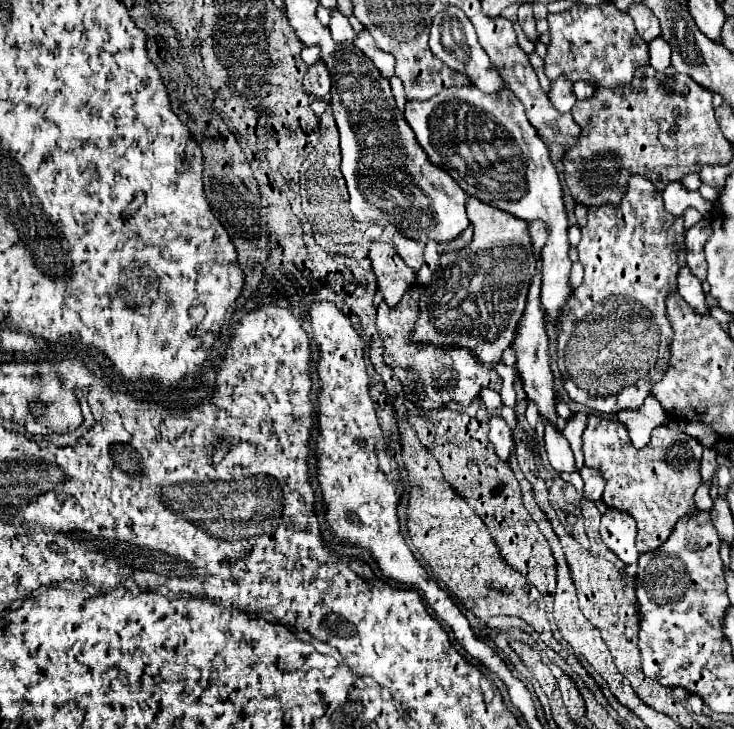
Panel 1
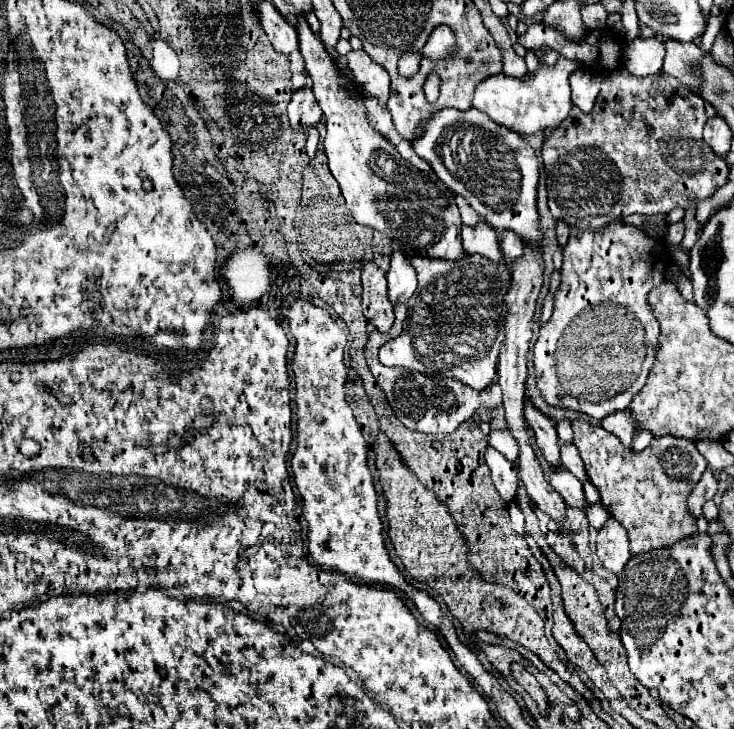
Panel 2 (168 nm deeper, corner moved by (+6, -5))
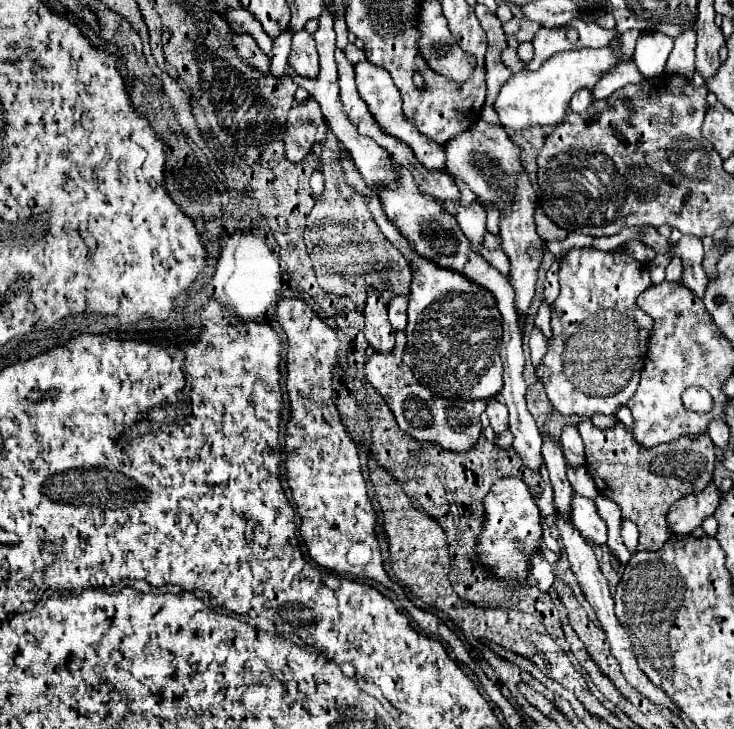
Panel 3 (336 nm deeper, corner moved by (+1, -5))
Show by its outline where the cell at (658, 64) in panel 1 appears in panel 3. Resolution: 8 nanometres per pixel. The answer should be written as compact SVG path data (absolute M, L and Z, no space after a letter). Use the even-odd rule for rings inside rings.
M641 32L637 38L633 62L645 78L653 78L663 74L671 50L673 40L669 40L669 36L661 36L661 32Z

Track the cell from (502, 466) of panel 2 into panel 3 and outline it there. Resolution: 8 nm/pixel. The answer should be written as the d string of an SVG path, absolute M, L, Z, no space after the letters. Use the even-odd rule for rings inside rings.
M517 476L497 480L485 496L485 526L479 536L477 556L499 578L525 578L531 550L541 546L541 518L527 484Z

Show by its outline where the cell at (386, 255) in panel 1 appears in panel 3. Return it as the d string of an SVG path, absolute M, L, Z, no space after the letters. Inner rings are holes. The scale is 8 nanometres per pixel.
M373 286L367 290L367 306L363 314L365 314L365 338L369 346L373 346L379 352L389 352L395 344L395 332L389 324L387 300Z

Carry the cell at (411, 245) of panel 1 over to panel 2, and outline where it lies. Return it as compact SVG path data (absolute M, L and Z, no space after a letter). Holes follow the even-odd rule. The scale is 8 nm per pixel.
M394 252L390 270L386 274L388 280L388 300L392 304L408 302L408 298L416 292L416 272L412 272L412 264L404 252Z

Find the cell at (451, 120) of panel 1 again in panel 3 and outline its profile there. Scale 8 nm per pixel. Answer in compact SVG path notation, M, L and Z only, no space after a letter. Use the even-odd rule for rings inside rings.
M477 118L467 130L453 136L449 142L445 142L445 170L453 176L463 180L469 190L483 202L483 206L493 204L501 218L511 214L511 206L515 200L517 190L517 178L523 172L521 162L521 148L507 136L505 128L501 124L489 124L481 118Z

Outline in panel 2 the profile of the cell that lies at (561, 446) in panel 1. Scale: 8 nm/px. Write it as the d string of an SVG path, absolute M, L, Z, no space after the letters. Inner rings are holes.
M564 468L550 472L550 484L564 498L566 506L576 508L576 510L584 510L588 506L588 502L584 498L582 482L576 480L572 474L568 474Z

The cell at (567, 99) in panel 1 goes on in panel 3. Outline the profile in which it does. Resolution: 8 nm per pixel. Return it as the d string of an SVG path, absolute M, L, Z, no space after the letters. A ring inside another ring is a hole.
M629 30L625 36L621 36L621 58L613 56L609 48L583 48L583 50L569 50L569 52L557 52L553 54L537 72L521 70L513 74L499 90L495 98L495 112L499 116L499 122L509 130L527 130L535 126L551 126L555 128L565 120L565 114L569 112L569 100L571 96L581 90L583 86L595 86L595 82L615 64L623 60L631 60L635 40L639 36L639 30Z

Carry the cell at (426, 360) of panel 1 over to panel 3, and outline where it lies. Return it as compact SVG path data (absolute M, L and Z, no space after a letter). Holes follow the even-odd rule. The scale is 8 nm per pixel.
M397 332L397 342L391 352L373 352L365 364L367 380L379 390L379 394L387 400L391 412L401 430L409 432L417 440L429 440L441 444L445 450L469 450L477 436L481 434L483 426L479 422L479 414L485 410L483 400L451 400L429 392L409 368L401 364L401 352L405 348L405 332Z

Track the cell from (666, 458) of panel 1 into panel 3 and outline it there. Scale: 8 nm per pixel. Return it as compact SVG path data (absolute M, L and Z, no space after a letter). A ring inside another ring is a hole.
M583 420L579 422L579 434L585 442L585 458L587 458L587 470L599 490L601 496L613 500L619 508L623 518L629 518L631 522L637 524L639 528L639 544L637 544L637 552L655 552L659 550L673 534L669 530L667 524L667 514L669 508L683 496L693 494L703 490L713 476L713 464L715 464L715 446L709 438L709 434L705 436L681 436L677 440L653 446L653 448L645 448L641 444L637 444L631 434L625 430L625 426L619 422L617 428L609 428L609 430L599 430L593 426L591 420Z

